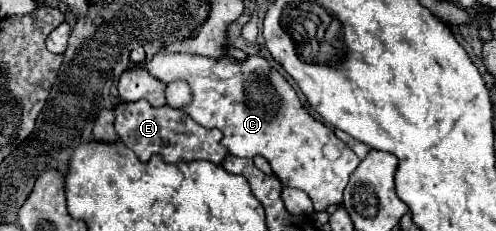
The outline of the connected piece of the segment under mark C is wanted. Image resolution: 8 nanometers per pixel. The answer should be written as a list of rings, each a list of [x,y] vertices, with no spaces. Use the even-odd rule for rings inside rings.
[[[156,53],[146,65],[148,71],[160,81],[186,81],[194,91],[194,99],[186,105],[188,113],[202,127],[216,127],[224,133],[222,145],[236,157],[262,155],[272,171],[286,187],[296,187],[308,193],[316,211],[326,211],[342,203],[342,191],[348,185],[350,173],[360,165],[360,159],[350,147],[346,147],[332,129],[314,119],[296,89],[284,75],[274,69],[268,59],[260,55],[248,55],[244,61],[236,61],[240,73],[230,79],[220,79],[214,73],[218,59],[190,55],[190,53]],[[334,143],[340,149],[336,161],[328,161],[322,155],[324,145]]]

